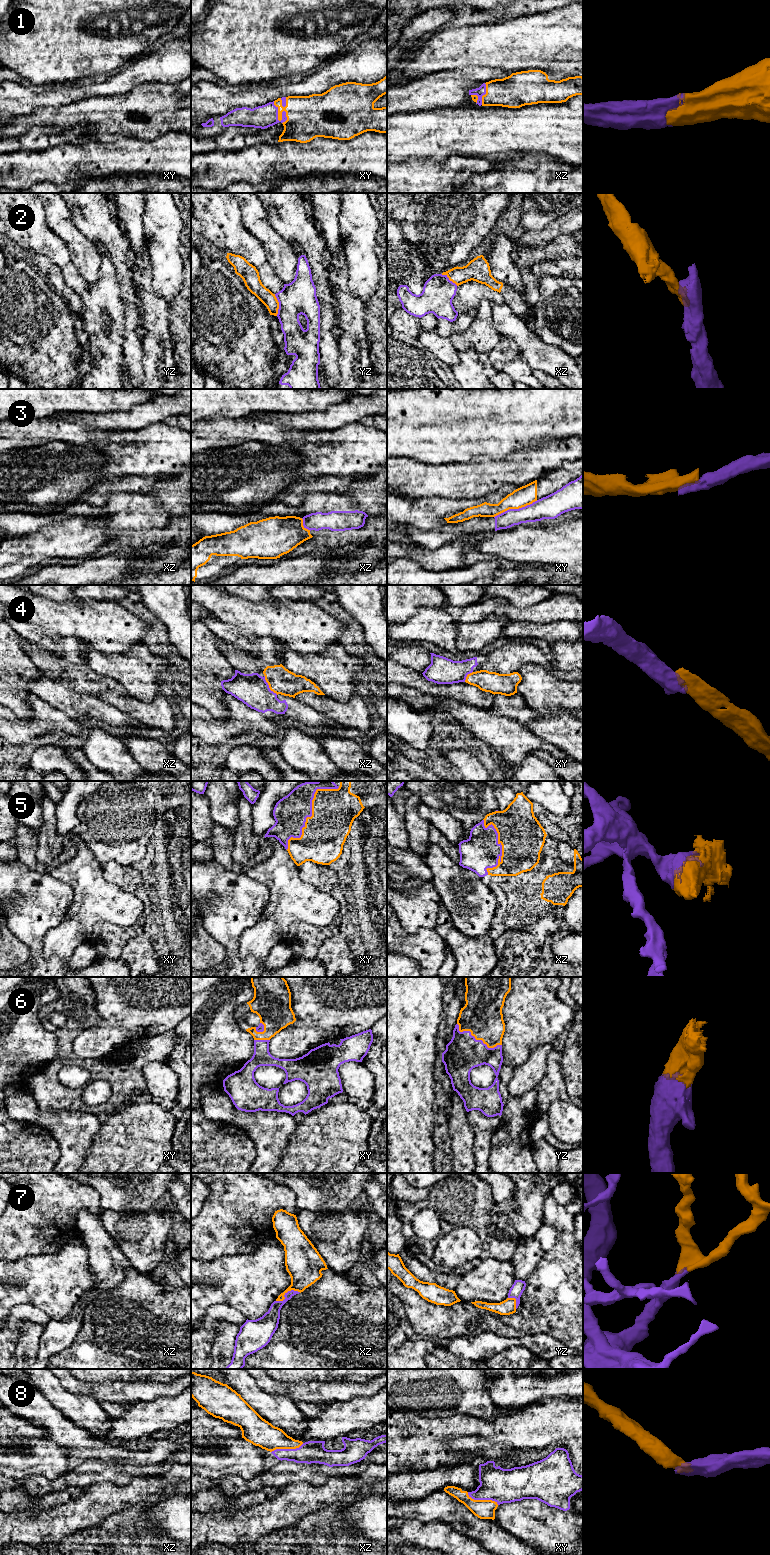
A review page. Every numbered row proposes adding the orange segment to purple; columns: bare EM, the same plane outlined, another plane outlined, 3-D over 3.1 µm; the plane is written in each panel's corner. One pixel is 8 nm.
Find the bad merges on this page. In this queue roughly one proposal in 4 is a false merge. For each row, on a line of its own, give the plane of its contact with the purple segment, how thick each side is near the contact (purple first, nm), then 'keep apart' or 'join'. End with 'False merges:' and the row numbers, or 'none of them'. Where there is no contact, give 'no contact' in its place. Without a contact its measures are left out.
1: contact in xy; calibres 180 and 340 nm; join
2: contact in yz; calibres 280 and 120 nm; keep apart
3: contact in xy; calibres 180 and 160 nm; keep apart
4: contact in xz; calibres 260 and 200 nm; keep apart
5: contact in xy; calibres 260 and 360 nm; join
6: contact in yz; calibres 280 and 320 nm; join
7: contact in xz; calibres 140 and 260 nm; join
8: contact in xy; calibres 280 and 160 nm; join
False merges: 2, 3, 4

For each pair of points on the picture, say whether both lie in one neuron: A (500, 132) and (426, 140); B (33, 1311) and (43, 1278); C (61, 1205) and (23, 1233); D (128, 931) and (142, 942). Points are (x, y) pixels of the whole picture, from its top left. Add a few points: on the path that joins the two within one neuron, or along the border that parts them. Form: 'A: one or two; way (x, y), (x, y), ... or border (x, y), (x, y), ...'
A: one; way (482, 131), (444, 132)
B: two; border (12, 1307), (18, 1304), (32, 1304), (51, 1318)
C: one; way (52, 1205), (32, 1224)
D: two; border (141, 930), (125, 944), (120, 955)

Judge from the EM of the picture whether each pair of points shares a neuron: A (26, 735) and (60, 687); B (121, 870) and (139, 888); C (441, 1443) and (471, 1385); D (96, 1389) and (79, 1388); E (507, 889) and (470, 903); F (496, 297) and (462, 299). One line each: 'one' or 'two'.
A: two
B: one
C: two
D: one
E: two
F: one

